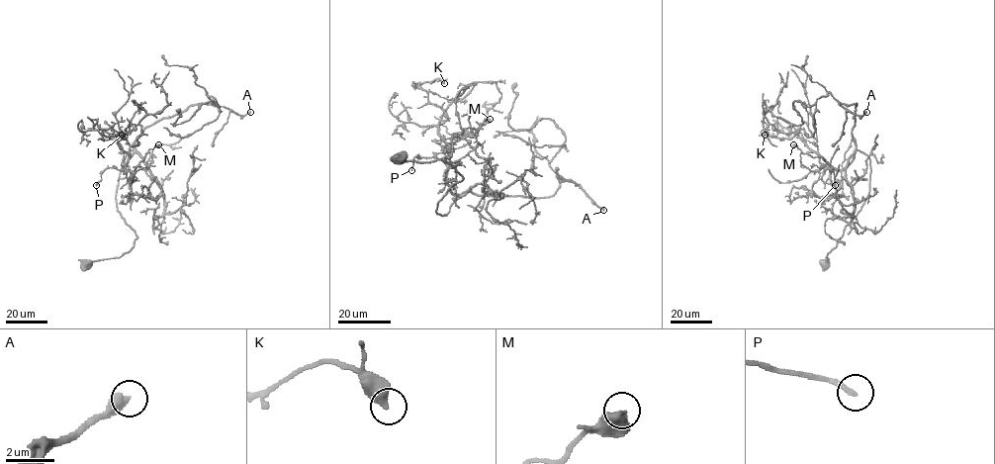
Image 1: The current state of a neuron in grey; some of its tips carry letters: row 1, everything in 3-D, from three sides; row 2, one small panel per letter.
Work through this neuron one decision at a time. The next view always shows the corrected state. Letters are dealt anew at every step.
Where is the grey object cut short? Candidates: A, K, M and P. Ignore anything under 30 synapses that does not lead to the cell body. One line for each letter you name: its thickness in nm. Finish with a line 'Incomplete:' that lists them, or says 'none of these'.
A: Thickness 440 nm
Incomplete: A

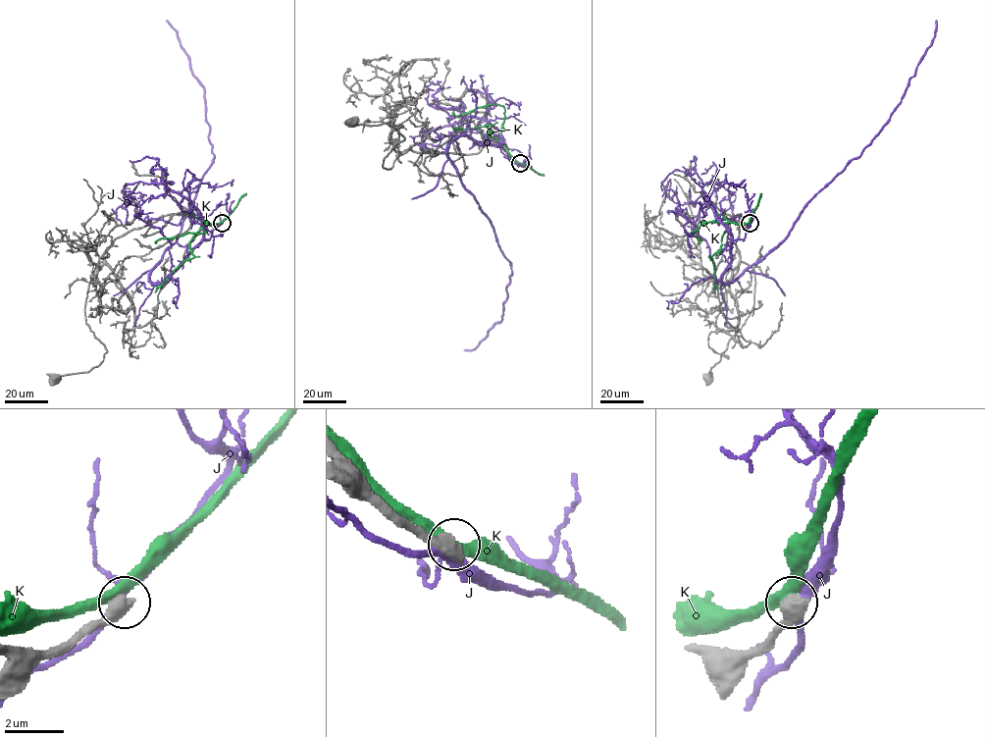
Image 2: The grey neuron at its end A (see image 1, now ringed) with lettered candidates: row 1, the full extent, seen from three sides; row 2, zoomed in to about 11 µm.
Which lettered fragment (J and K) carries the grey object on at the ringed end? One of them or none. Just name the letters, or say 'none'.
none

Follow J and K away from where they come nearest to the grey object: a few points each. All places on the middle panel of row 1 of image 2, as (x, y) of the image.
J: (519, 164), (499, 147), (466, 135), (447, 148), (511, 266), (502, 319), (475, 348), (464, 350)
K: (519, 163), (499, 135), (504, 120), (503, 106), (485, 105), (456, 115), (452, 112)

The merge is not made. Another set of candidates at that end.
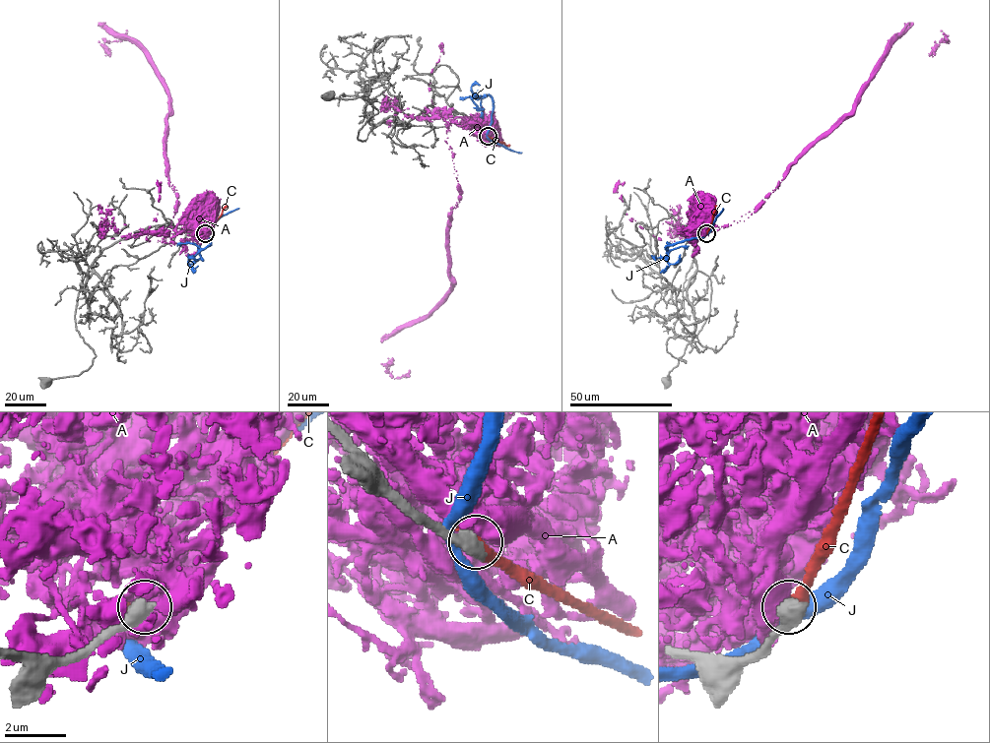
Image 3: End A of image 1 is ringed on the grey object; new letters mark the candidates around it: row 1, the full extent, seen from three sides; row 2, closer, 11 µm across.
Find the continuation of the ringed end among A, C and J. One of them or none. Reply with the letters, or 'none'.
C

